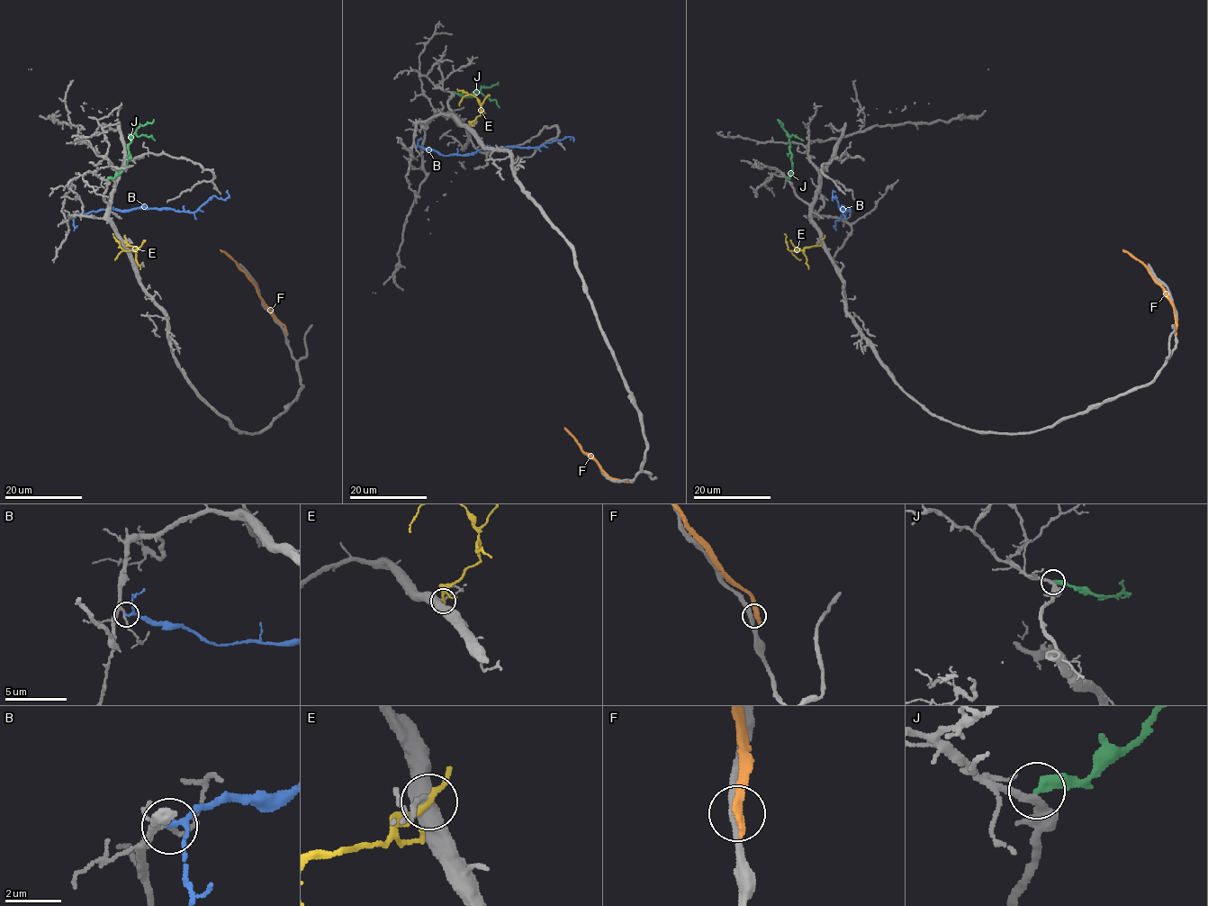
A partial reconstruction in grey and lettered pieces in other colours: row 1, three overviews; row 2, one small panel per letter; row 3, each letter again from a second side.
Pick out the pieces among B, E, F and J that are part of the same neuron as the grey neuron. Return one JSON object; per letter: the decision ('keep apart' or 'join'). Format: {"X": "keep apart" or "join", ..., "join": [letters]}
{"B": "keep apart", "E": "keep apart", "F": "keep apart", "J": "keep apart", "join": []}

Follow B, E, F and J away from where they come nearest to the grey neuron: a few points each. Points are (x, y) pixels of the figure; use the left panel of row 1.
B: (71, 218), (100, 209), (116, 208), (172, 208), (194, 212), (214, 195), (225, 200), (229, 194), (225, 192)
E: (125, 240), (130, 246), (137, 247), (136, 249), (124, 250), (112, 233)
F: (285, 332), (285, 327), (258, 294), (257, 288), (235, 262), (220, 249)
J: (106, 179), (115, 177), (126, 165), (130, 157), (128, 144), (133, 134), (139, 137), (151, 136), (155, 140)

